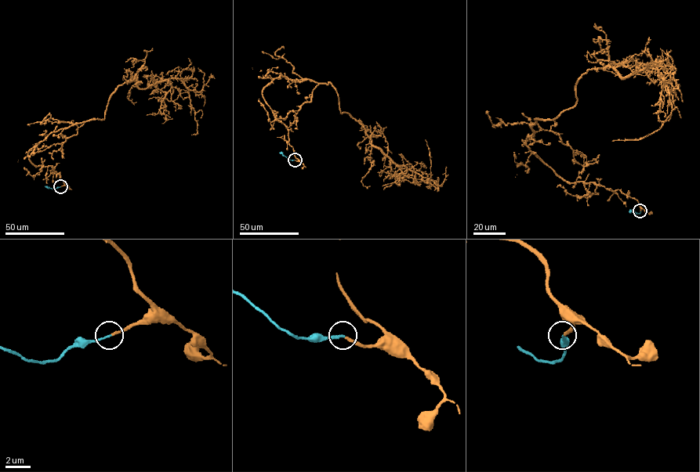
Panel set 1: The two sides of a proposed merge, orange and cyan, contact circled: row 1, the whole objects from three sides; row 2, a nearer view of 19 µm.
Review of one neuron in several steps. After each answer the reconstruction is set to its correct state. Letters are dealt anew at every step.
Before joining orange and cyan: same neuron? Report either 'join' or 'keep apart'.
join

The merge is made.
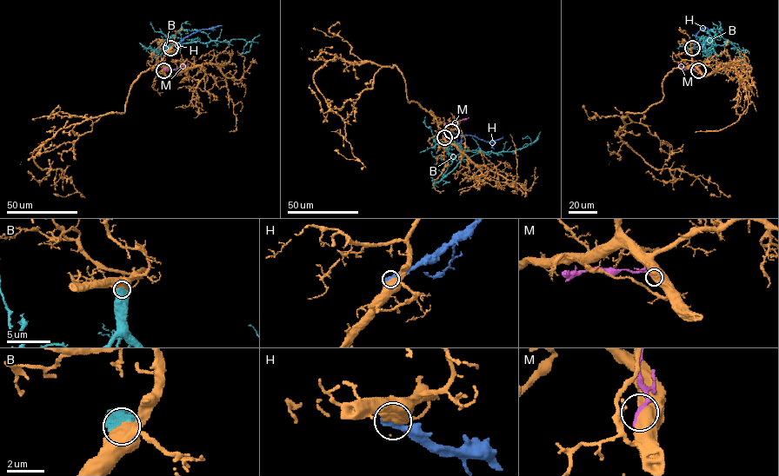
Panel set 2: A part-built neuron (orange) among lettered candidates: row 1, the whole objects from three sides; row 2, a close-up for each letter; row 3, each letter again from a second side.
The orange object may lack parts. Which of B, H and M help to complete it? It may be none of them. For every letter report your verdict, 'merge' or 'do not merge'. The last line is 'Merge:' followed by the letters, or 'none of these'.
B: merge
H: do not merge
M: do not merge
Merge: B

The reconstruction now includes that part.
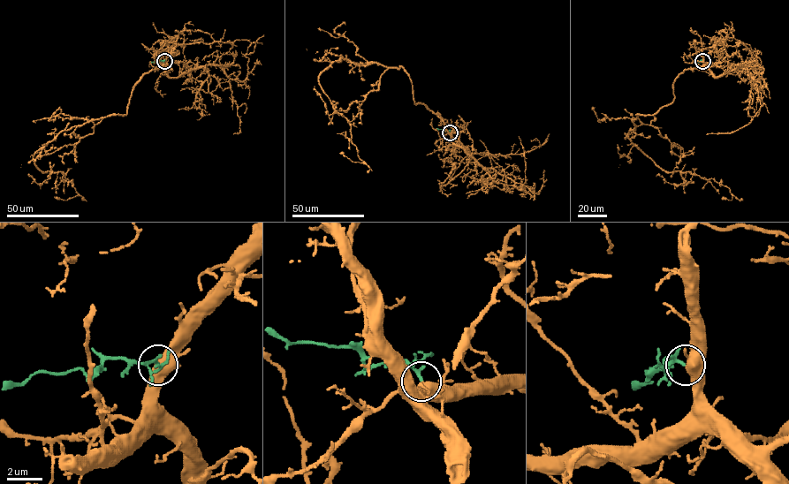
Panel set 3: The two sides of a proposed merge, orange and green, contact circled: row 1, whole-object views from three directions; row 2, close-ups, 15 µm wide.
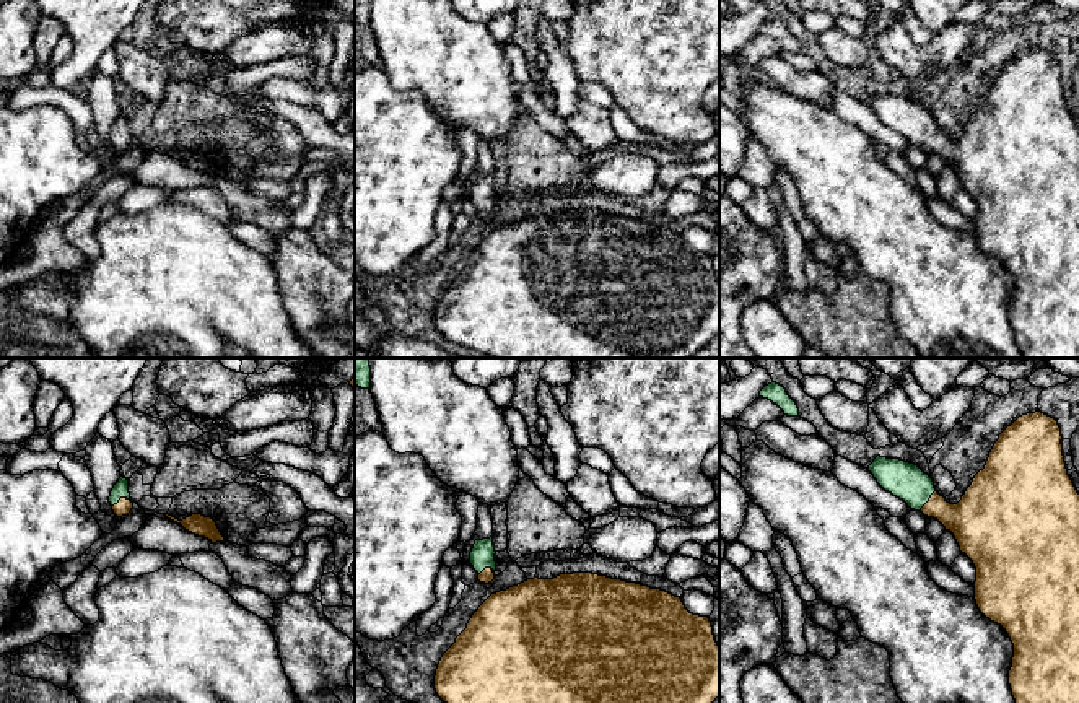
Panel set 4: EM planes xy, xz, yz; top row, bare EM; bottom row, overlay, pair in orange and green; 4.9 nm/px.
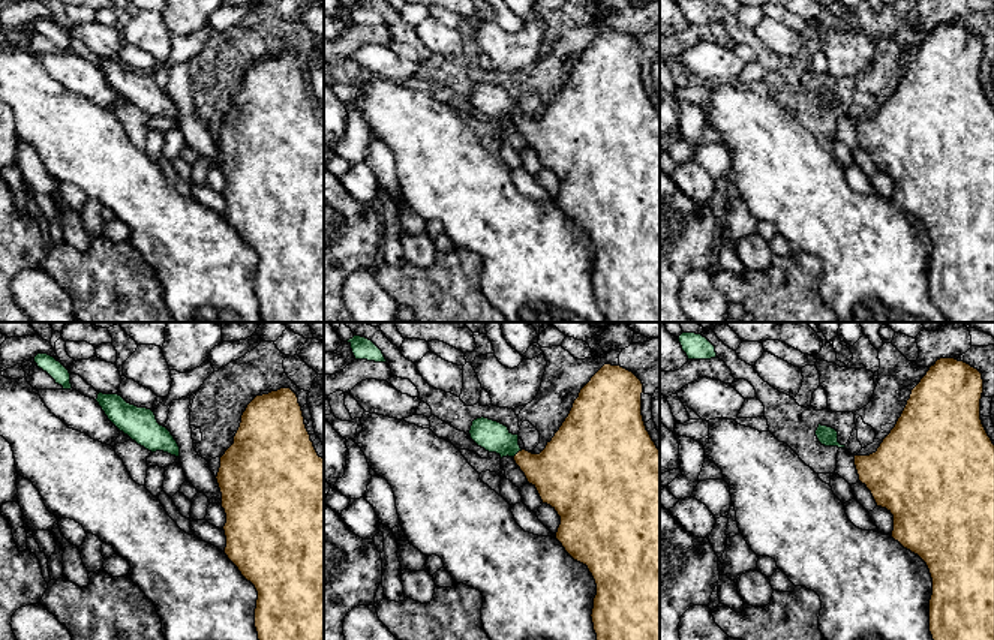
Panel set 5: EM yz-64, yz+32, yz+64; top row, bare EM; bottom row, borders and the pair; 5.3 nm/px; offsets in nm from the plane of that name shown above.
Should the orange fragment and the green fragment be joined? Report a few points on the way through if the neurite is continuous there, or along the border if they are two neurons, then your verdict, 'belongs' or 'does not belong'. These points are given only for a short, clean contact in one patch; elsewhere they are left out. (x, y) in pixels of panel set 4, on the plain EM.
across xy (124, 142), (121, 134), (121, 124) | belongs

